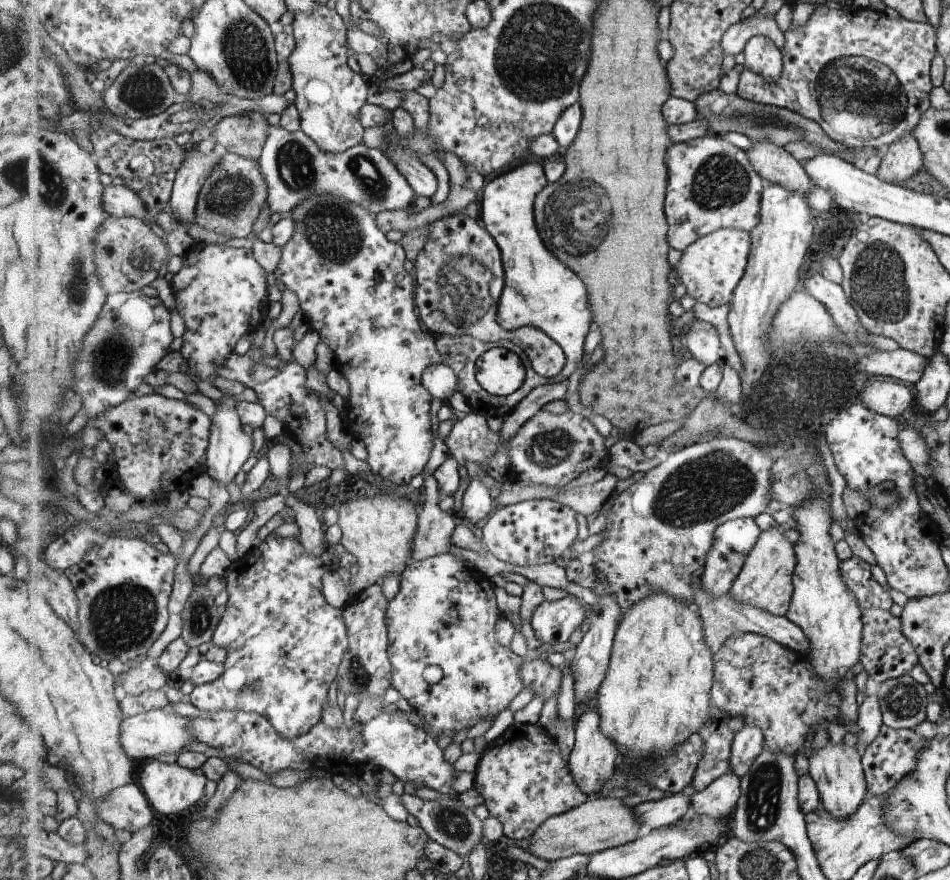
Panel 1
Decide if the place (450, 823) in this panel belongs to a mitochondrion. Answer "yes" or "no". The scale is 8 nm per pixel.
yes

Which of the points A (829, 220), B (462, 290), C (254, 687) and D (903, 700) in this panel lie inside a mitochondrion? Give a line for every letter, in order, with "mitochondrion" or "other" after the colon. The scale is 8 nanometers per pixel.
A: other
B: mitochondrion
C: mitochondrion
D: mitochondrion

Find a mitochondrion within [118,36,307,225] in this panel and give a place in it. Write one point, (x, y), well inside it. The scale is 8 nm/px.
(230, 195)

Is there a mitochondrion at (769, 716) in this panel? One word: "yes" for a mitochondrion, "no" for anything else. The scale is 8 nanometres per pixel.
no

